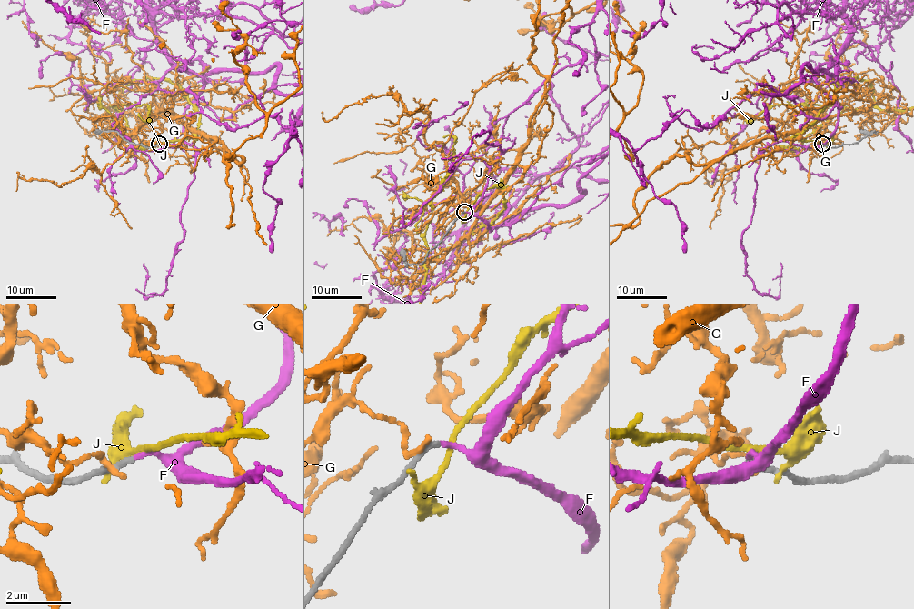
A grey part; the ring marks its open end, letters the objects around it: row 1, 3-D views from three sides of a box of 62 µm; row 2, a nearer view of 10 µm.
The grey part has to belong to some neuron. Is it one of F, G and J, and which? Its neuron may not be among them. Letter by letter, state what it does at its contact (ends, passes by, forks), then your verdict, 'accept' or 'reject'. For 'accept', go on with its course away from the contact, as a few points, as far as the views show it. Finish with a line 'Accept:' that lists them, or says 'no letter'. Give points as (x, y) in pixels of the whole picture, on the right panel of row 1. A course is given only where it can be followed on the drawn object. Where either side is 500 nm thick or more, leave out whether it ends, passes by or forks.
F: it ends there; accept
G: it ends there; reject
J: it ends there; reject
Accept: F

